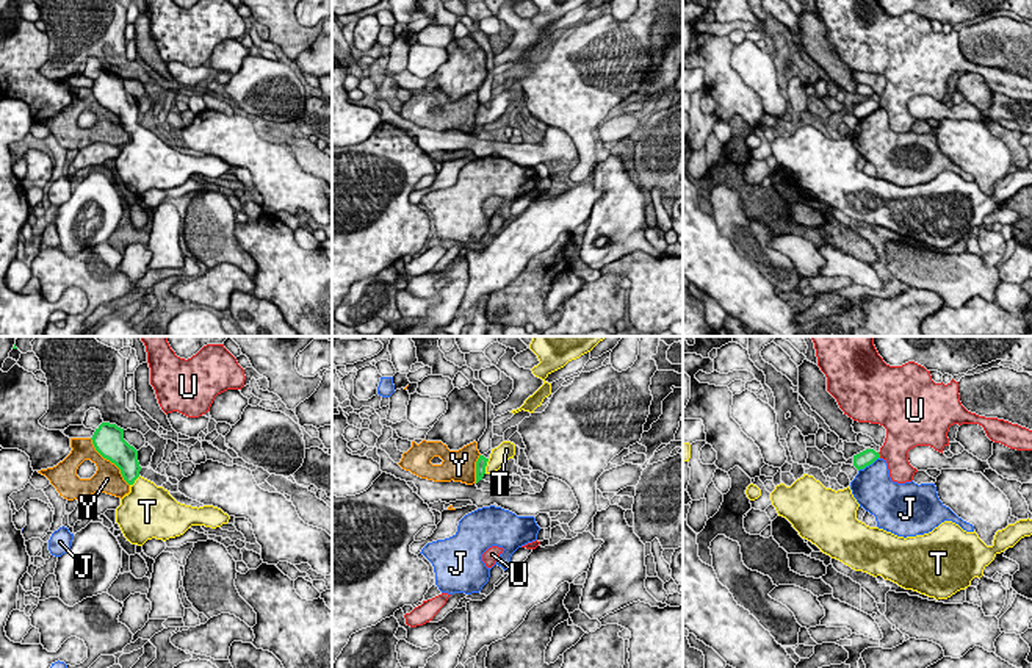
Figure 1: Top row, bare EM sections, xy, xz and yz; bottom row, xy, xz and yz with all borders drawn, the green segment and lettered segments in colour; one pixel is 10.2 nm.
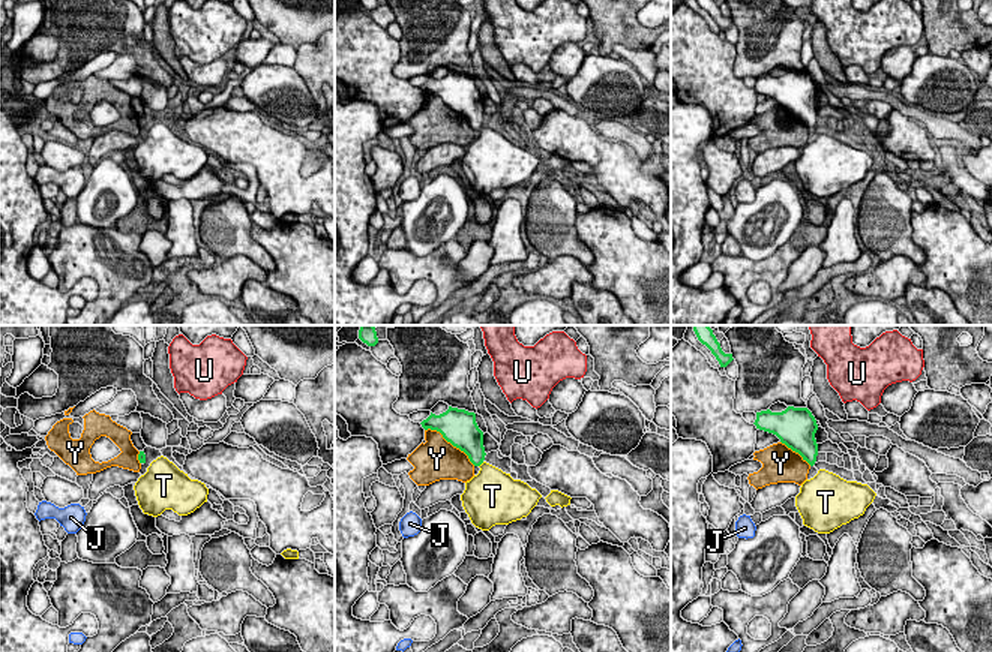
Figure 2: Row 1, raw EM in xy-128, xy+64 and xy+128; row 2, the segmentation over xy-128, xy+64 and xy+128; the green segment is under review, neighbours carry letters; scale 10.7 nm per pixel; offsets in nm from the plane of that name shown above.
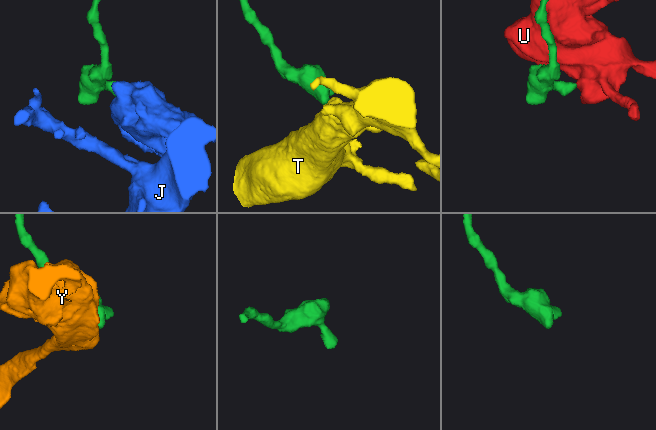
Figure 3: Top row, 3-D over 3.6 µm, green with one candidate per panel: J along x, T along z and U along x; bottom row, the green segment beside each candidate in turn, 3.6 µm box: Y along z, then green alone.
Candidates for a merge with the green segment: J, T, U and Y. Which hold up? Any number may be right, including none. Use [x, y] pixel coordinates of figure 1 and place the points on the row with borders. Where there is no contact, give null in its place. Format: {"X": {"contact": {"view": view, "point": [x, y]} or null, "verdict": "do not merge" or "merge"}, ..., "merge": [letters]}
{"J": {"contact": {"view": "yz", "point": [868, 465]}, "verdict": "do not merge"}, "T": {"contact": {"view": "xz", "point": [486, 465]}, "verdict": "merge"}, "U": {"contact": {"view": "yz", "point": [879, 456]}, "verdict": "do not merge"}, "Y": {"contact": {"view": "xy", "point": [110, 460]}, "verdict": "do not merge"}, "merge": ["T"]}

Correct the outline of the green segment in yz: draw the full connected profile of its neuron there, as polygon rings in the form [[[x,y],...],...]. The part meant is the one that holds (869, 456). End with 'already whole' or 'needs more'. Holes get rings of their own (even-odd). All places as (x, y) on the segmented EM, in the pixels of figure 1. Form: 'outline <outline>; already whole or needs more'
outline [[[866,449],[857,455],[853,455],[853,466],[860,471],[866,466],[872,465],[877,458],[880,458],[880,454],[874,449]]]; already whole

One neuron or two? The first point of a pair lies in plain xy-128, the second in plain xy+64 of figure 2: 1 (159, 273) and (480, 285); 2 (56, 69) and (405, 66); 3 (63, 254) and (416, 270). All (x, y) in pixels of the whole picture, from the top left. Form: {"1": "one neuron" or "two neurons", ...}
{"1": "one neuron", "2": "one neuron", "3": "one neuron"}

